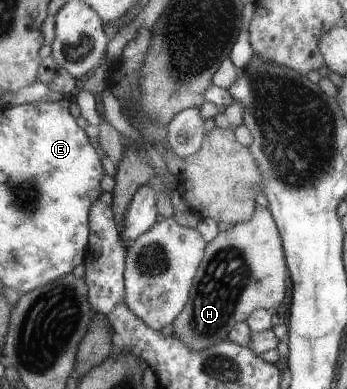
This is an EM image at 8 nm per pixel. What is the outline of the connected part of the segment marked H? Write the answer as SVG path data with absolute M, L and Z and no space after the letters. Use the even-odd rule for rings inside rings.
M259 206L250 222L243 222L222 231L216 240L209 242L206 256L194 278L190 302L174 322L174 336L186 340L196 350L212 348L224 340L231 340L232 329L239 322L248 321L256 309L275 309L286 302L290 292L290 265L283 233L271 208Z

